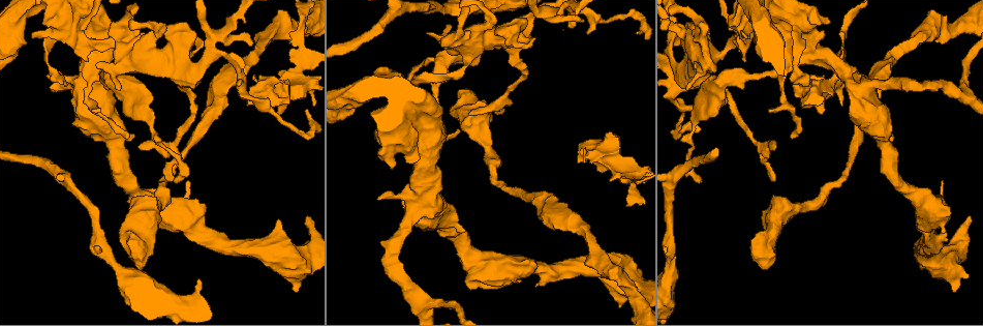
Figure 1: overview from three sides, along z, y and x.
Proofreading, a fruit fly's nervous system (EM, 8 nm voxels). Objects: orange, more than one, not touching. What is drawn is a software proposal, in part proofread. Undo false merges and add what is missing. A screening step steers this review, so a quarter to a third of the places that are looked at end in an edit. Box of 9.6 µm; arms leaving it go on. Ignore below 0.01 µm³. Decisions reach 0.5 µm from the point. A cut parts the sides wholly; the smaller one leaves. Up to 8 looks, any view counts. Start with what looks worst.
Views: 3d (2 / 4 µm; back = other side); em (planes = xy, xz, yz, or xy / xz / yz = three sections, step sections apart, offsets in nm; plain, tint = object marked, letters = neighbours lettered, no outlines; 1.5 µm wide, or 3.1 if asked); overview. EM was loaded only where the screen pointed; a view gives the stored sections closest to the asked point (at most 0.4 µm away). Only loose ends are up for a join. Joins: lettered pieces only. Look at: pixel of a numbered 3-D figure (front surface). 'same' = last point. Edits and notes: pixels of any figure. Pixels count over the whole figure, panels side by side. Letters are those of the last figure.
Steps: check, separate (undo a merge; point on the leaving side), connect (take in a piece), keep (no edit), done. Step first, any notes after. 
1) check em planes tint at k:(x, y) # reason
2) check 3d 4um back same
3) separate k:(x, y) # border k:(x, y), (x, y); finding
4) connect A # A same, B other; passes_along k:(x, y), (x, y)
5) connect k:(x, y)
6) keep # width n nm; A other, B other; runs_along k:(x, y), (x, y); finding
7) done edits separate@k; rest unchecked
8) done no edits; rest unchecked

check 3d 4um at 1:(303, 86) # abrupt turn

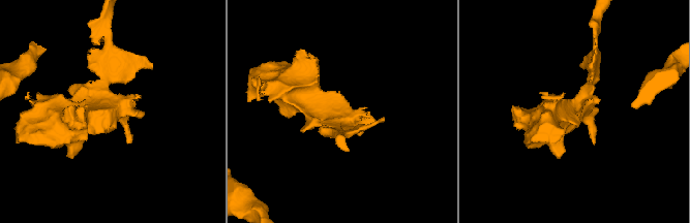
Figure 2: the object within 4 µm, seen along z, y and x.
check em planes letters at 2:(108, 113) # need the tissue

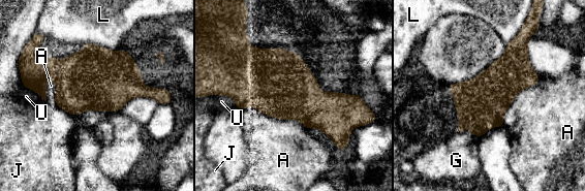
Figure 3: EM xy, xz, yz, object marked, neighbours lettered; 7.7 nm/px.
keep # longest_contact A 550 nm; A other, G other, J other, L other, U other; border 3:(242, 108), (297, 119), (308, 129); one cell here

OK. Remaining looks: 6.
check em planes plain at 1:(308, 110) # tapers out

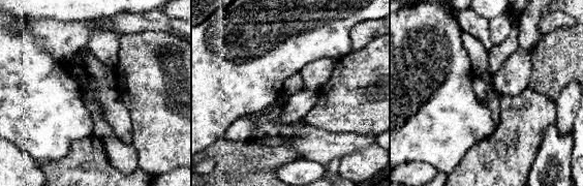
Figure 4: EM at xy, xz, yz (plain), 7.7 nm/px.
check em planes tint same # with the object marked

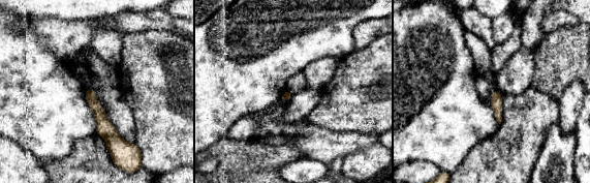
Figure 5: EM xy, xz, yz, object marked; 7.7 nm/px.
check em planes letters same # see the neighbours

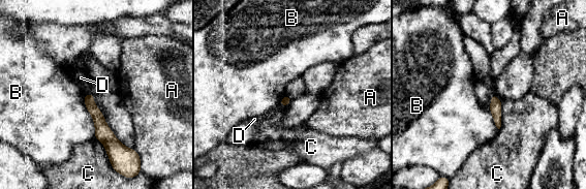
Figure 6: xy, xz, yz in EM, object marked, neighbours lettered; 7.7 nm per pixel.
keep # A other, B other, C other, D other; no lettered piece goes on from it

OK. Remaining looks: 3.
done no edits; rest unchecked

